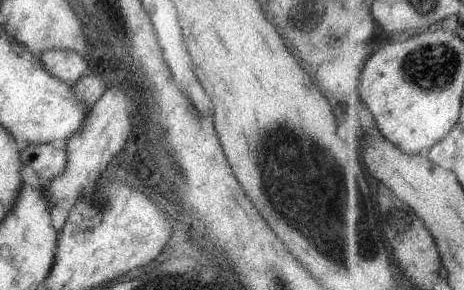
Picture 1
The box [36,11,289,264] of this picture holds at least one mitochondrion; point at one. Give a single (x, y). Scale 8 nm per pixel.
(99, 204)

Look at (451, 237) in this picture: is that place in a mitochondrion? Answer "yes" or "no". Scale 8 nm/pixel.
no

